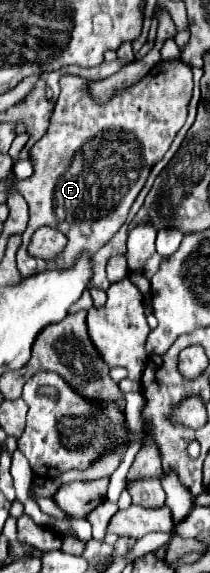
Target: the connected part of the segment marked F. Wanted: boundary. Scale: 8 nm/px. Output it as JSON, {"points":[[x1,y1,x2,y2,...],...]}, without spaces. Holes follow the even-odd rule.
{"points":[[161,60,151,68,151,72,141,82,137,82,129,90,119,92,107,104,95,104,89,98,83,78,65,76,61,80,61,94,57,98,49,130,29,150,33,176,17,184,17,188,23,192,29,204,29,214,31,214,27,230,23,234,23,244,17,252,17,268,23,278,33,272,45,272,45,268,65,268,65,264,73,264,73,260,77,260,77,252,85,252,85,248,89,248,89,252,95,254,121,228,151,168,165,156,175,134,183,128,191,94,193,94,193,72,191,66,181,60,169,60,169,62],[41,226,57,228,69,238,67,248,57,258,59,262,29,256,27,246,31,242,33,232]]}

